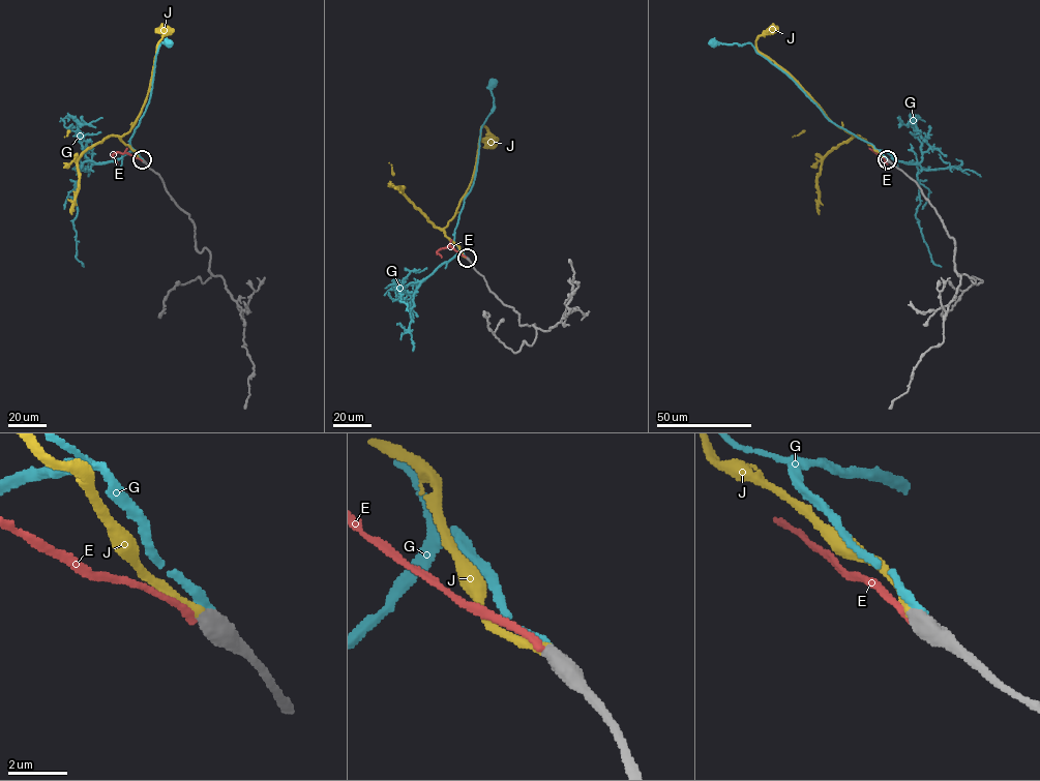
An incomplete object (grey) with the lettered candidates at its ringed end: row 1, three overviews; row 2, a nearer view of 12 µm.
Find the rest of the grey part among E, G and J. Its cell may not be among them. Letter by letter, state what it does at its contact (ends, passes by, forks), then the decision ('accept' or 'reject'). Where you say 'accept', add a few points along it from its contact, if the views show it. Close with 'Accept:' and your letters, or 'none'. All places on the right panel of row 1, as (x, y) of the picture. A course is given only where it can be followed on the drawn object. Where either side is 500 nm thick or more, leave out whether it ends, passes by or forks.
E: reject
G: reject
J: accept; course (887, 160), (859, 136), (833, 123), (789, 73), (758, 50), (758, 36), (773, 28)
Accept: J

